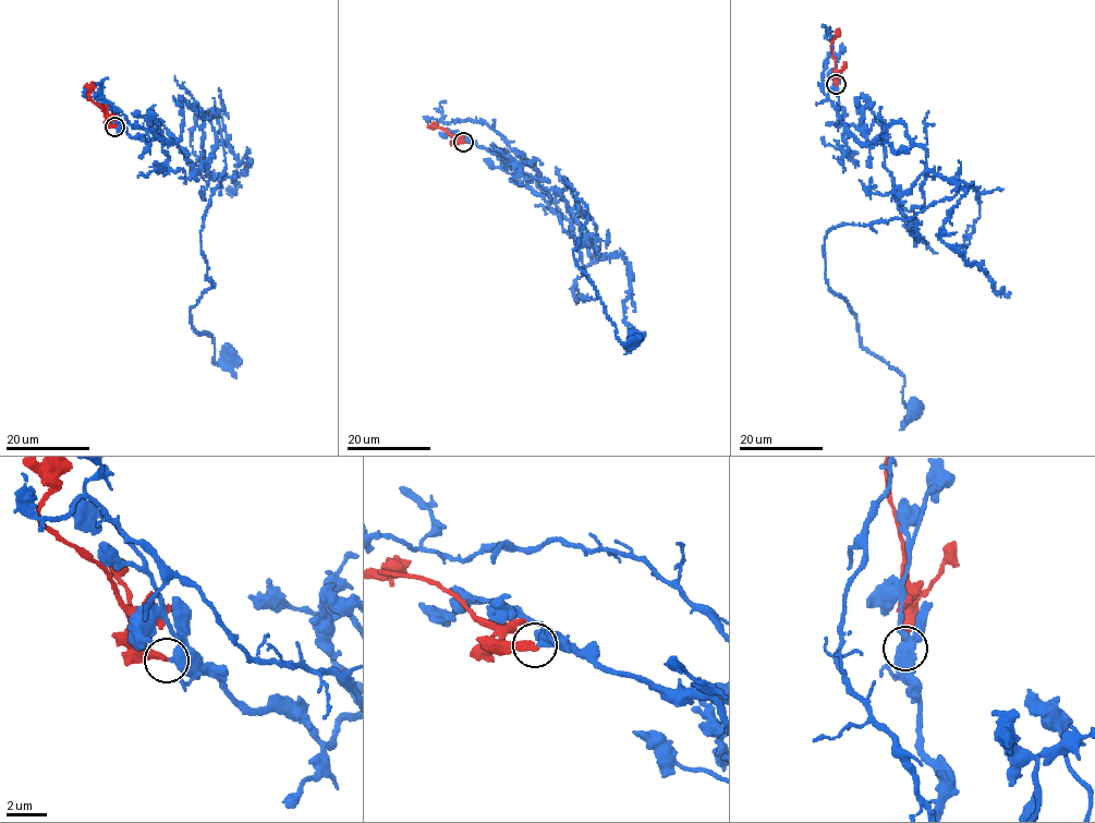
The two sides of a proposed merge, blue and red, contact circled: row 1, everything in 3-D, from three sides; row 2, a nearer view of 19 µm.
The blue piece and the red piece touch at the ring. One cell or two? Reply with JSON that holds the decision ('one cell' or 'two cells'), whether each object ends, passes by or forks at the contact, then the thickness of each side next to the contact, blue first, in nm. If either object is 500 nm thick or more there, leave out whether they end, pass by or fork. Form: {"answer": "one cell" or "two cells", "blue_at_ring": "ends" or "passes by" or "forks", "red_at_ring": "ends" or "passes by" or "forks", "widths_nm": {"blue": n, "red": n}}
{"answer": "two cells", "widths_nm": {"blue": 550, "red": 320}}

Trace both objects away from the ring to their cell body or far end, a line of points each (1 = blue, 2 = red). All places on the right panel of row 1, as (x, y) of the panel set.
1: (835, 85), (901, 206), (924, 205), (926, 169), (959, 183), (825, 239), (826, 282), (911, 399)
2: (835, 85), (832, 40), (837, 29)

